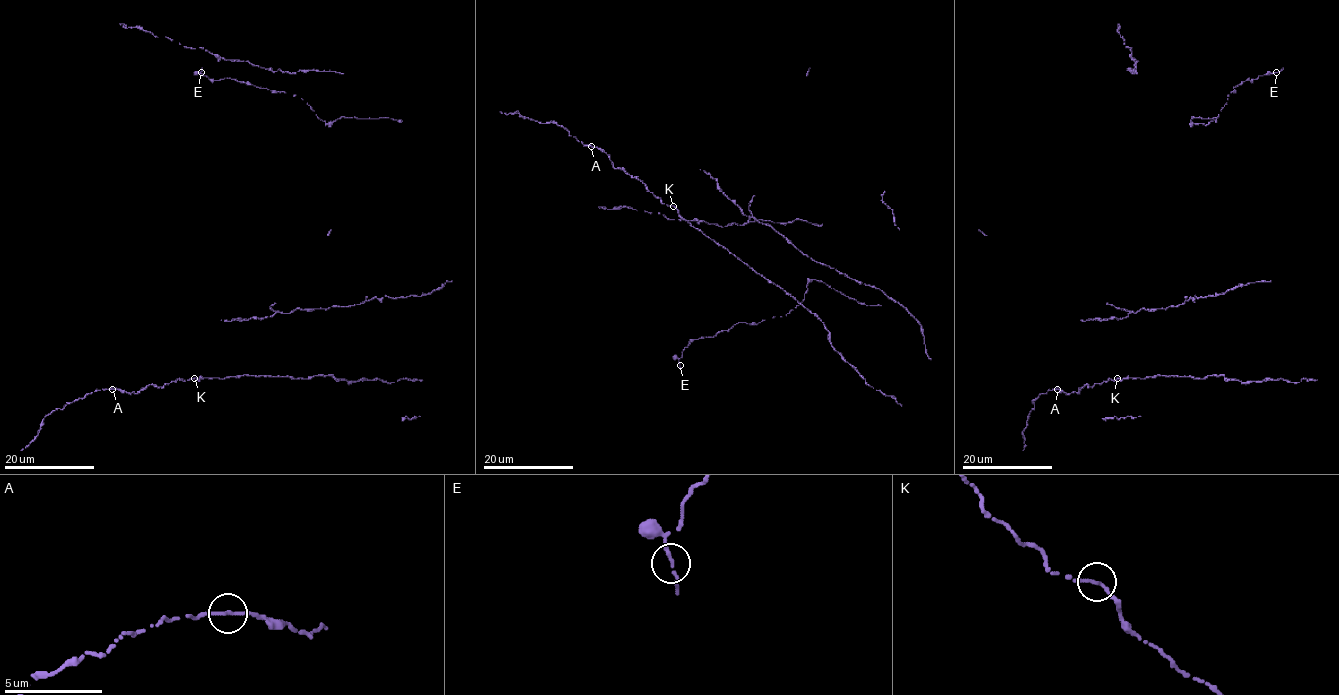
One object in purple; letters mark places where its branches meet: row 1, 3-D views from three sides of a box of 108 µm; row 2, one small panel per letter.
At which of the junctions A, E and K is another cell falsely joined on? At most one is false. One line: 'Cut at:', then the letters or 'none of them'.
Cut at: none of them

